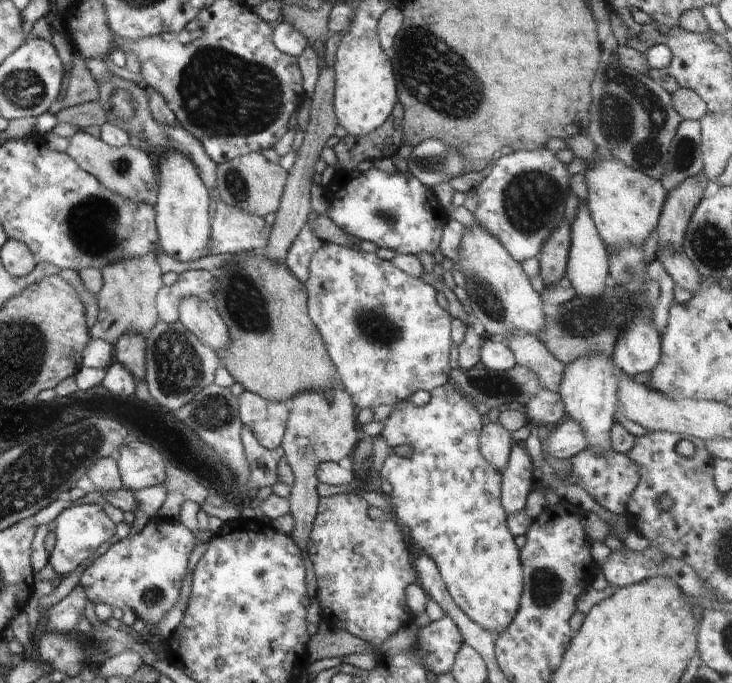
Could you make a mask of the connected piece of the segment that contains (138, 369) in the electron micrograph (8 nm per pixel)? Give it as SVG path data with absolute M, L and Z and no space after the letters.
M128 332L115 341L114 360L132 370L134 378L145 379L145 336Z

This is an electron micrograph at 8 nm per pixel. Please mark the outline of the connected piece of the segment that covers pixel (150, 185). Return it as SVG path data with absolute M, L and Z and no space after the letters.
M77 129L69 138L69 144L65 151L68 156L80 165L86 172L95 176L106 188L119 194L126 200L134 202L146 202L155 208L158 202L159 174L157 173L155 159L153 155L138 148L134 144L128 146L110 146L102 139Z

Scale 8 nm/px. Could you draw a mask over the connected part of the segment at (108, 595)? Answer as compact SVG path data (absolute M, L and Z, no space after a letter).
M150 519L142 530L133 532L124 539L118 540L104 554L96 557L93 564L84 570L80 584L88 600L94 604L107 604L123 610L128 608L136 618L158 628L158 624L177 603L181 587L186 576L188 558L194 549L194 534L178 521Z

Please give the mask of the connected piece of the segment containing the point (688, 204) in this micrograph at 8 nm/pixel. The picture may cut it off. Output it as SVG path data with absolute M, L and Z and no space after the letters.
M700 172L668 191L656 227L659 244L681 250L688 223L698 203L704 198L703 193L708 180L706 174Z

